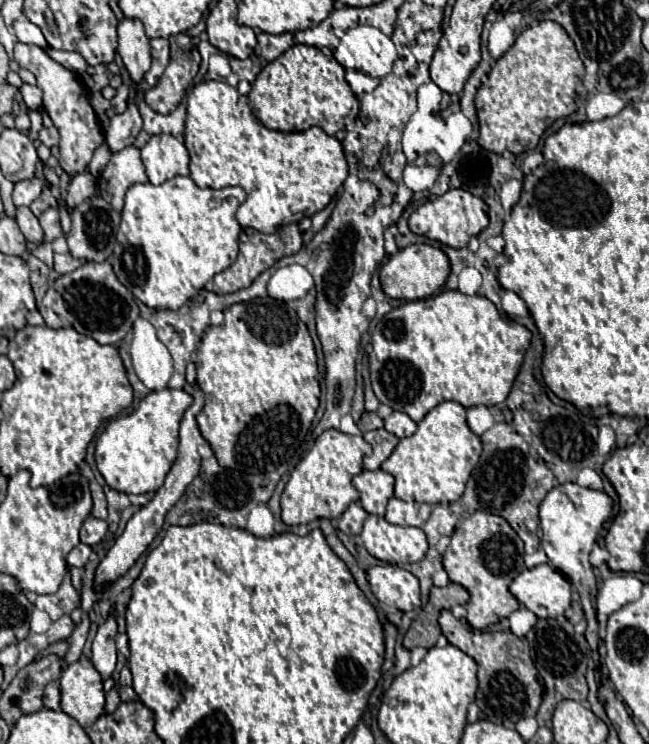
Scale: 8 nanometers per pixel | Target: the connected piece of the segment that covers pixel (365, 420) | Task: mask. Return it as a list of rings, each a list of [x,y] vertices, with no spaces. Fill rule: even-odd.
[[[363,412],[361,420],[359,420],[359,430],[365,434],[369,430],[377,430],[377,428],[383,428],[383,420],[375,414],[375,412]]]

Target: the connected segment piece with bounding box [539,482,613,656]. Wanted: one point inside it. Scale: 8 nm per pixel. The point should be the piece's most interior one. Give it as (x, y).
(571, 516)

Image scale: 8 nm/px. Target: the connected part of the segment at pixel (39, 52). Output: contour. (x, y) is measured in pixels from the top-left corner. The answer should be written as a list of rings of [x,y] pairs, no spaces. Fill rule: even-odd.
[[[17,42],[13,58],[21,68],[27,68],[29,72],[35,74],[37,86],[43,90],[43,108],[47,110],[55,128],[61,134],[61,140],[59,140],[59,150],[61,150],[59,164],[61,164],[61,168],[71,176],[85,172],[89,160],[93,158],[93,152],[105,140],[103,128],[97,120],[97,114],[91,108],[89,90],[79,82],[79,78],[71,70],[67,70],[59,62],[51,60],[51,56],[47,56],[47,52],[39,46],[29,46],[29,44]]]

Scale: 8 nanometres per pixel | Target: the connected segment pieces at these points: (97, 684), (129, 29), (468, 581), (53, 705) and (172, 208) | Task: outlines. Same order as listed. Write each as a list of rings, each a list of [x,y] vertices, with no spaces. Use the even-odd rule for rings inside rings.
[[[81,656],[61,674],[61,710],[85,728],[95,724],[103,714],[103,706],[105,692],[101,676],[91,660]]]
[[[125,18],[117,26],[117,34],[119,34],[117,52],[121,54],[131,80],[139,84],[147,74],[147,68],[151,68],[151,48],[143,24],[139,20]]]
[[[473,512],[457,524],[457,530],[451,536],[451,544],[443,554],[443,568],[451,582],[461,584],[469,592],[465,618],[471,628],[483,630],[519,608],[519,602],[509,592],[513,568],[517,570],[519,558],[523,558],[523,542],[501,516]]]
[[[59,682],[47,684],[45,696],[43,696],[43,706],[49,710],[59,710]]]
[[[175,176],[175,178],[167,180],[167,182],[163,182],[161,186],[153,186],[153,184],[149,184],[149,182],[147,182],[147,184],[133,184],[133,186],[127,190],[127,194],[125,194],[125,206],[123,206],[123,210],[121,210],[121,226],[119,226],[119,232],[117,232],[117,244],[115,244],[115,250],[113,250],[111,258],[109,258],[117,280],[119,280],[137,300],[141,300],[141,302],[143,302],[145,306],[149,306],[149,308],[167,308],[167,310],[177,310],[177,308],[181,308],[189,298],[193,298],[201,288],[205,288],[205,284],[207,284],[209,280],[213,280],[215,274],[227,270],[227,268],[235,262],[235,256],[237,256],[237,252],[239,252],[237,240],[239,240],[239,234],[241,234],[241,226],[239,226],[239,222],[235,220],[235,212],[237,212],[237,208],[239,208],[243,202],[245,202],[245,192],[243,192],[243,188],[239,188],[239,186],[227,186],[227,188],[221,188],[221,190],[211,190],[211,188],[201,190],[201,188],[197,188],[197,184],[195,184],[191,178],[185,178],[185,176]]]

